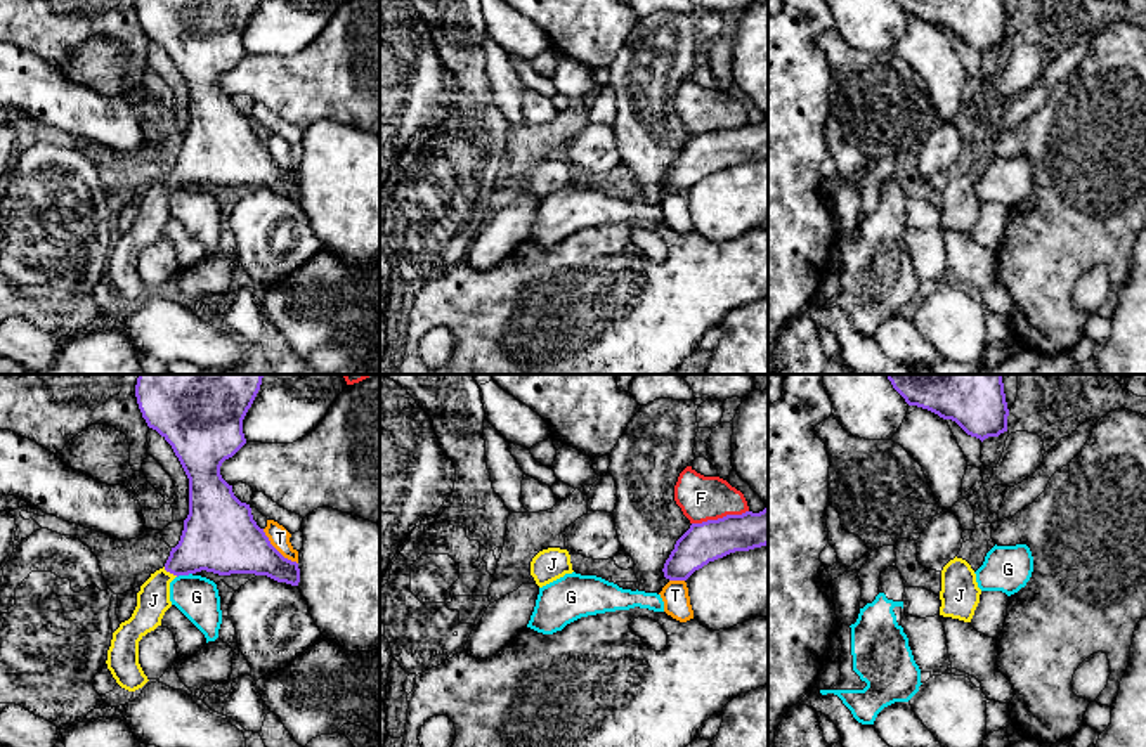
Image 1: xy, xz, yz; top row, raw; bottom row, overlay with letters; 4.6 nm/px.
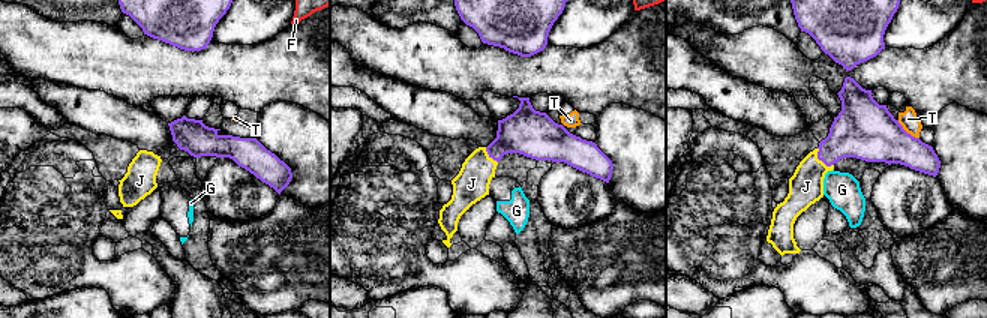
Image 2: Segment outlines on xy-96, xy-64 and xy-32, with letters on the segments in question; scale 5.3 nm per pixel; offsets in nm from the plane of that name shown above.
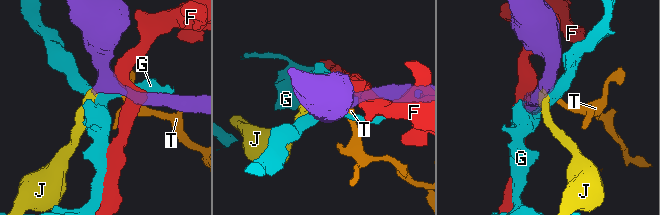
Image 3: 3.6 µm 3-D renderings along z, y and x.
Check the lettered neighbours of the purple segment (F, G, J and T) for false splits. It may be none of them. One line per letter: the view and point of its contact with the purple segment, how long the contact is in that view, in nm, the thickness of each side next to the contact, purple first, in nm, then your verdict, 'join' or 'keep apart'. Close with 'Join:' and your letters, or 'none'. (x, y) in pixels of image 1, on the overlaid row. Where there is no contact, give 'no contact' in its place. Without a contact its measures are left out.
F: xz (720, 519) | 280 nm | 190/220 nm | keep apart
G: xy (184, 574) | 80 nm | 340/200 nm | keep apart
J: xy (170, 572) | 80 nm | 280/160 nm | join
T: xy (276, 550) | 240 nm | 320/100 nm | keep apart
Join: J

